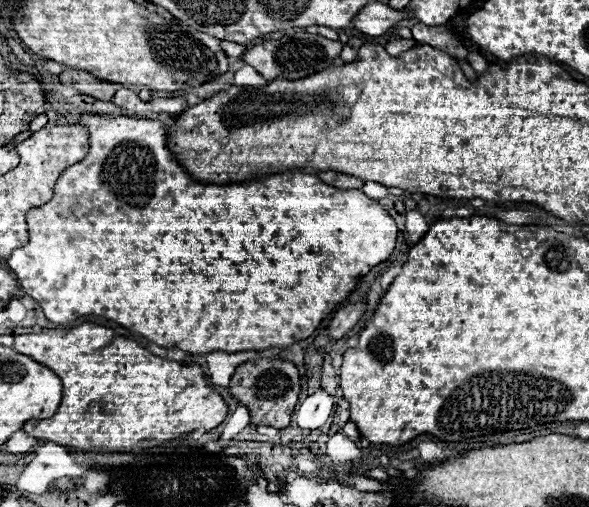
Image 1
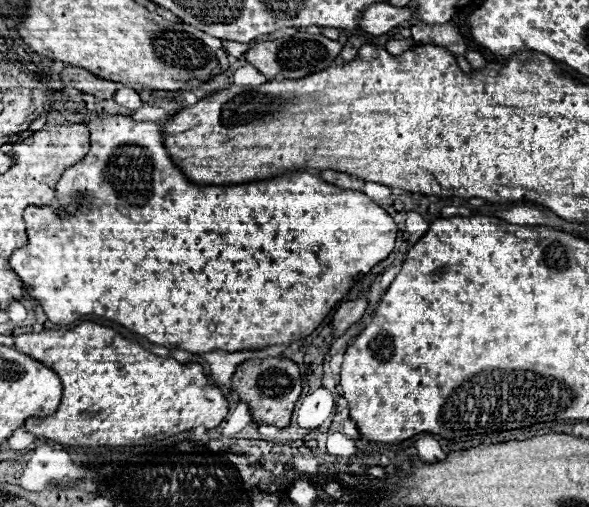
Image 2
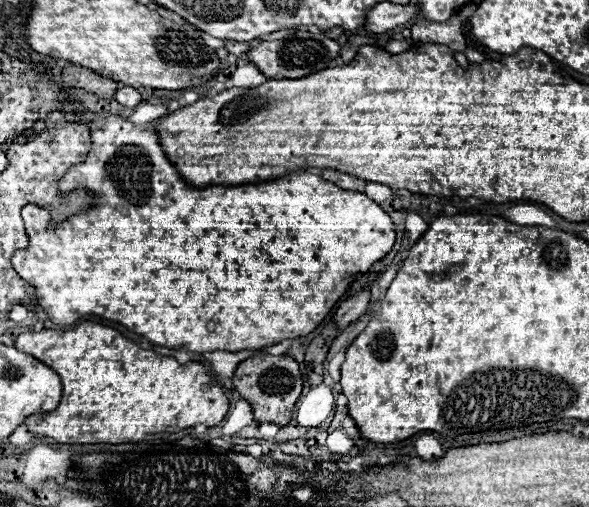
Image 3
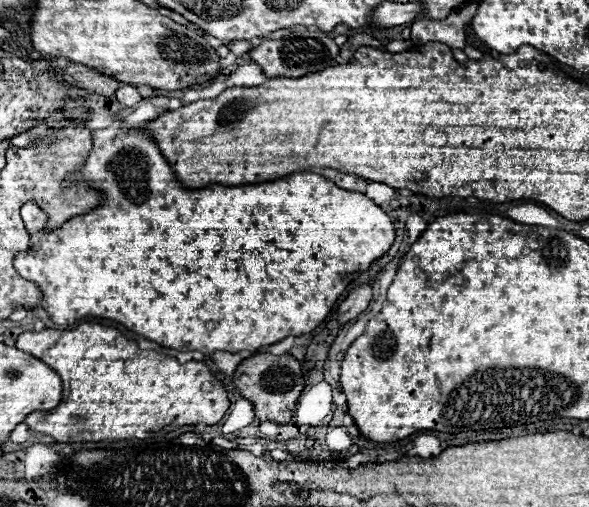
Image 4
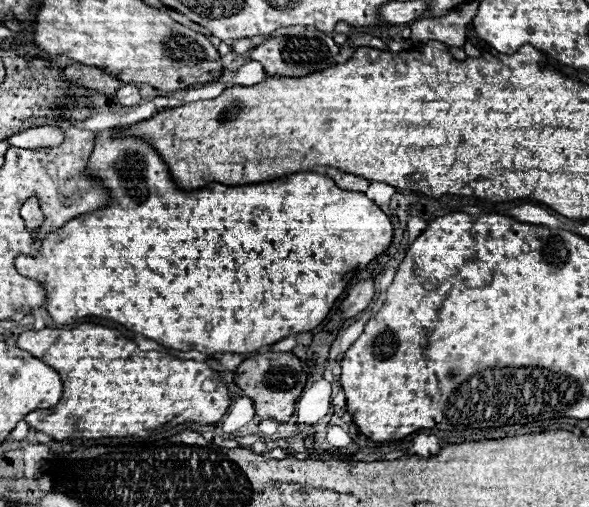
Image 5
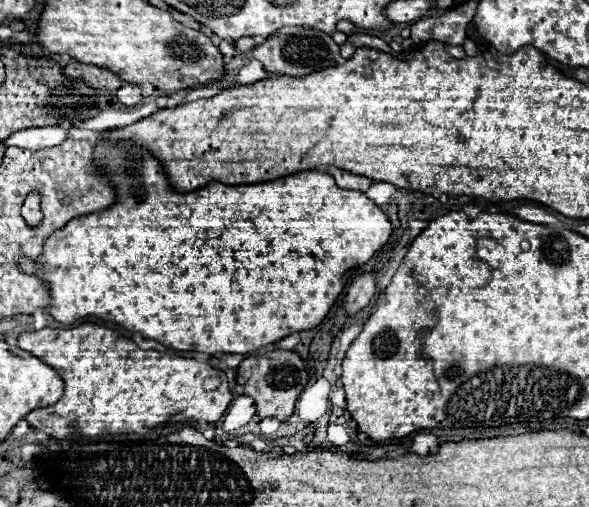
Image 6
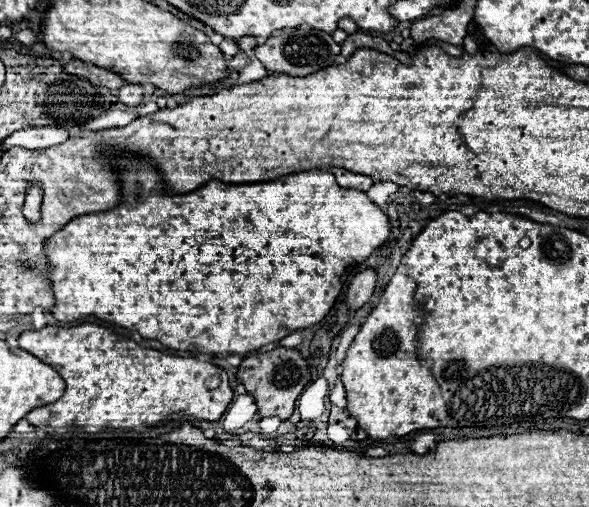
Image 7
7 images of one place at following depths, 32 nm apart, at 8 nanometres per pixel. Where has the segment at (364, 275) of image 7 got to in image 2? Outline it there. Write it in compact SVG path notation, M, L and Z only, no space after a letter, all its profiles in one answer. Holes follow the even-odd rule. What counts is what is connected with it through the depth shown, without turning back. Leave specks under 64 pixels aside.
M362 294L356 300L342 302L332 318L334 336L342 336L352 324L356 324L362 318L362 314L366 312L366 306L368 306L368 294Z

